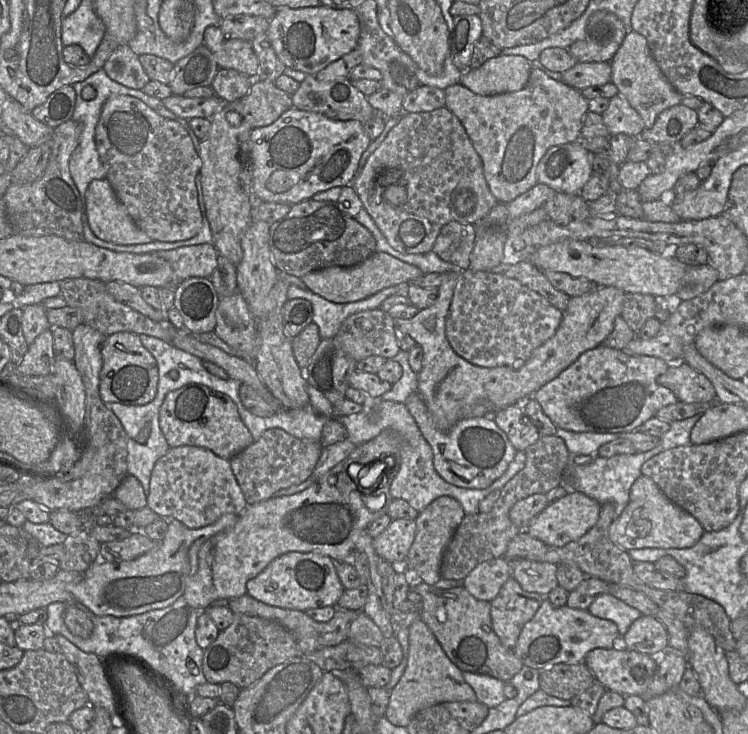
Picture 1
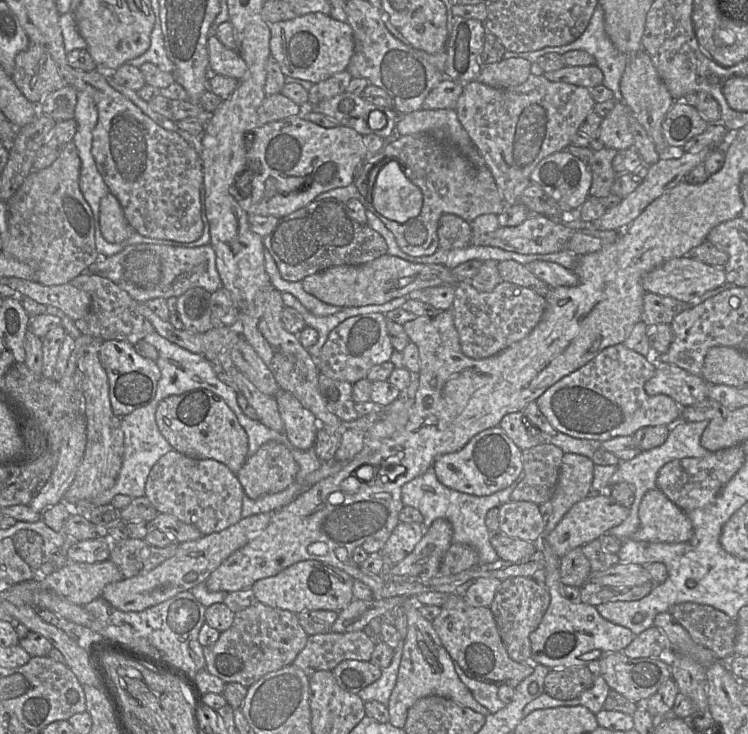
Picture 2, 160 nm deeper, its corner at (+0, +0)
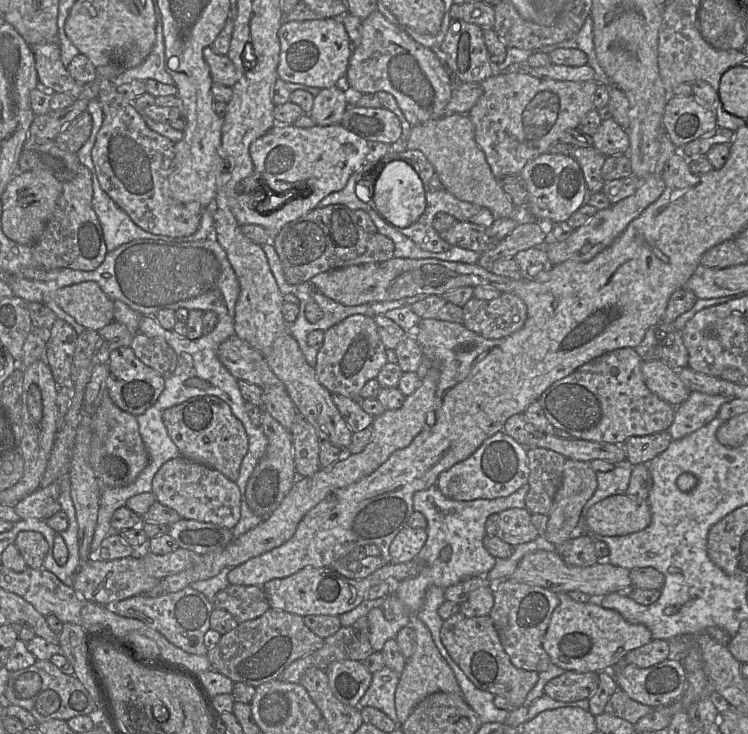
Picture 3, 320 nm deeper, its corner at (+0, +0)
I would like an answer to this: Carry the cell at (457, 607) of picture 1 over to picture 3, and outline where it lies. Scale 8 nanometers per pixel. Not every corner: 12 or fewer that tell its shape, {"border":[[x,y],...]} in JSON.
{"border":[[459,611],[440,637],[476,687],[522,706],[539,679],[512,664],[489,615]]}

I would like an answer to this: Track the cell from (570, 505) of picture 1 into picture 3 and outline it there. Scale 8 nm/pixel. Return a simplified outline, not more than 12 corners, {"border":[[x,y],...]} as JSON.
{"border":[[626,494],[595,503],[592,536],[620,536],[651,522],[647,500]]}

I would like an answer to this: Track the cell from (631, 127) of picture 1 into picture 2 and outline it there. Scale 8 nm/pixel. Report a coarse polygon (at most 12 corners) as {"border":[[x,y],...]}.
{"border":[[615,102],[602,118],[597,139],[607,148],[633,147],[630,112]]}

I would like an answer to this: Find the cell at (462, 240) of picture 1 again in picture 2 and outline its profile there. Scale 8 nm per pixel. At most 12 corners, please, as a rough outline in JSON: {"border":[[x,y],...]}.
{"border":[[441,216],[439,248],[463,249],[472,242],[471,223]]}

